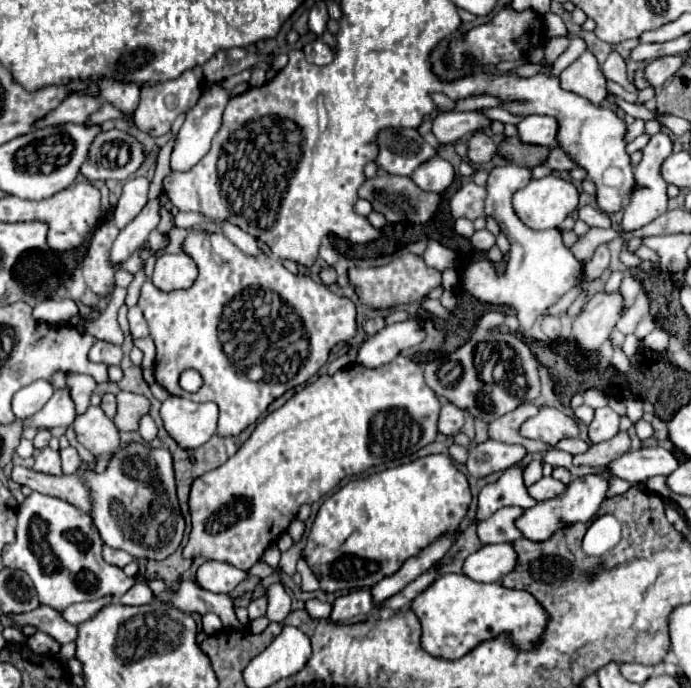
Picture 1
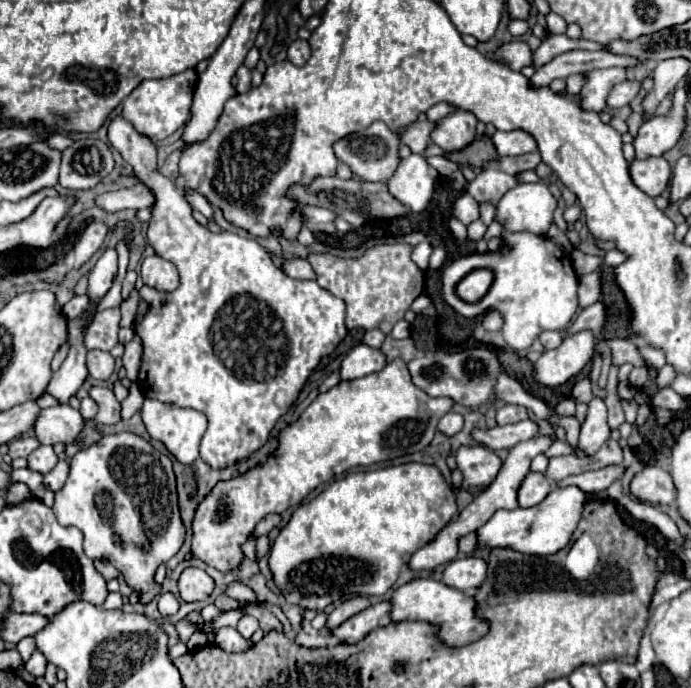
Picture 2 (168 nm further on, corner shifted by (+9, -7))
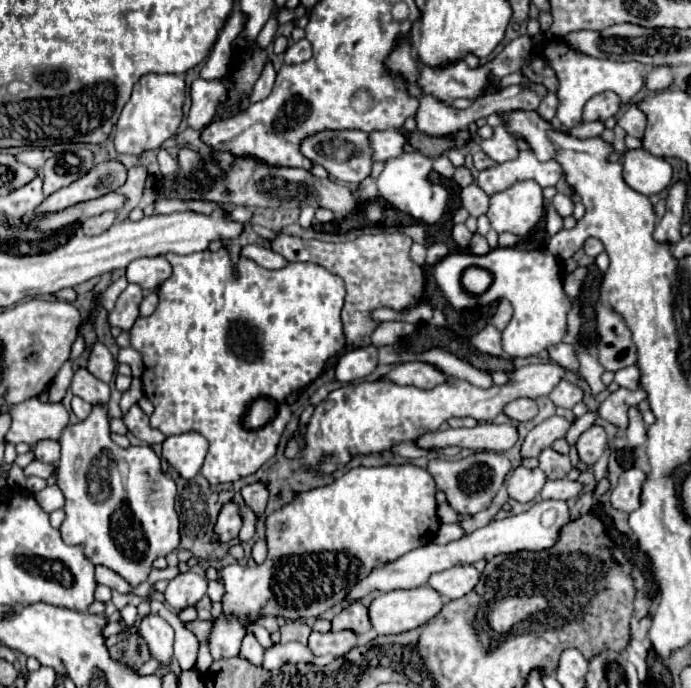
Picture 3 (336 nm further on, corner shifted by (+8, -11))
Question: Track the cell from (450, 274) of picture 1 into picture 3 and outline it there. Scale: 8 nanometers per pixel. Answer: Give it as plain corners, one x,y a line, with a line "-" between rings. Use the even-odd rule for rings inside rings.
435,242
427,248
427,264
435,264
435,260
441,260
443,256
449,254
449,246
443,244
443,242

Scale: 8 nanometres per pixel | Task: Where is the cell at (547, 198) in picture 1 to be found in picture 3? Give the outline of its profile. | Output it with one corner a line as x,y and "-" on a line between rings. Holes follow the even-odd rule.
517,180
513,186
489,196
489,210
487,210
485,216
489,218
491,228
499,234
511,232
511,234
517,234
517,236
527,236
543,216
541,186
535,184
533,180

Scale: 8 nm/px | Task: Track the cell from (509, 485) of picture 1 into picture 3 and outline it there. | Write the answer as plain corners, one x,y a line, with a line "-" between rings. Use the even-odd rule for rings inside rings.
551,416
537,424
525,438
525,444
521,448
521,456
537,456
543,448
551,446
557,438
565,438
571,422
567,422
561,416

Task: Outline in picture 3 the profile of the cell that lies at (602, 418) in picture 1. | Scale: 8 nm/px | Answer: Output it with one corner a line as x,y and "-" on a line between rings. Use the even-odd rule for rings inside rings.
591,426
577,440
579,460
585,464
595,464
603,456
605,448
607,448
607,436
601,426

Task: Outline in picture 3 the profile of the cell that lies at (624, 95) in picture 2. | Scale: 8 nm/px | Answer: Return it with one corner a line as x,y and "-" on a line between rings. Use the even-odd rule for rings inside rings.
601,92
597,96
593,96
585,108
583,108
583,114
581,114
581,120
583,124
585,122
605,122
609,116
615,116
619,114
619,98
613,94
613,92

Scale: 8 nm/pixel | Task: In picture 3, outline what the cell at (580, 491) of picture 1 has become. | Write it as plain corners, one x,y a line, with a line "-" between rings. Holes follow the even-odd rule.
539,500
531,510
523,512
523,514
513,514
505,520
495,520
489,522
487,526
471,532
469,536
463,536
455,542
449,544
435,544
429,542
425,546
419,546
411,552
407,552
405,556
387,562
379,568
373,568
371,574
367,578
363,578
361,582
357,582
349,594
345,596
347,602
355,602
361,600
363,596
367,596
369,592
391,592
391,590
399,590
399,588
417,588
421,584
425,584
429,580
429,576
433,572
443,572
447,568
453,568
457,564
475,564
481,558
491,558
497,554
507,554
507,552
519,552
519,550
543,550
549,548
551,544
555,544
559,530
569,522
569,508
563,500

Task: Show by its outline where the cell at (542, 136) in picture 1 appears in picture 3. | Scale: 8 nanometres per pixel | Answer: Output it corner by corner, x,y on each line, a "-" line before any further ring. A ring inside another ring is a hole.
497,126
495,128
495,136
489,138
489,140
483,140
481,144
481,150
497,164
505,162
505,160
511,160
517,156
517,144
515,140
511,138
511,134
505,130
505,126

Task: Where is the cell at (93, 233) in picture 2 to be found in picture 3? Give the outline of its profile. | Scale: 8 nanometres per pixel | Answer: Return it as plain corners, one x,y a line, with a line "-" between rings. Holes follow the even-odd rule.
103,212
103,214
99,214
99,216
93,216
93,218
83,220
81,228
83,228
83,232
85,232
87,236
95,236
95,234
99,234
99,232
105,232
113,222
115,222
115,214
113,214
113,212

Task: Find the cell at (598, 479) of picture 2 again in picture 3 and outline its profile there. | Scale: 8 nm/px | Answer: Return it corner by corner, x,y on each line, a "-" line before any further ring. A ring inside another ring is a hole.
567,478
553,480
553,482
545,482
545,486
541,488
541,500
567,500
577,496
579,492
581,492
579,482
571,482

